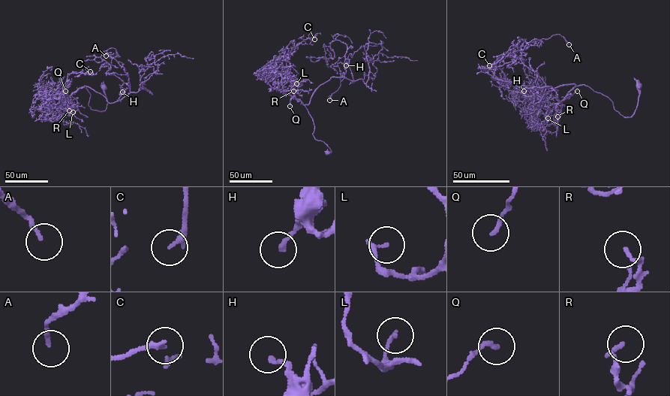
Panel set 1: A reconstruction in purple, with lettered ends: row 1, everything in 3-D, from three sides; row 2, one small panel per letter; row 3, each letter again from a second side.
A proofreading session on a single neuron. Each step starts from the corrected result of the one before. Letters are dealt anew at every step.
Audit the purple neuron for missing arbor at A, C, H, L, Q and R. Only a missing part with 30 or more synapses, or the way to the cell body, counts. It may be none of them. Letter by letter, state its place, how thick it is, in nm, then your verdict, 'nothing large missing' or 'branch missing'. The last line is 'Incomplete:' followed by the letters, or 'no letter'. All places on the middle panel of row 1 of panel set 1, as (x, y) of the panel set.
A: at (329, 100); 160 nm thick; nothing large missing
C: at (314, 39); 220 nm thick; nothing large missing
H: at (346, 65); 170 nm thick; nothing large missing
L: at (296, 83); 140 nm thick; nothing large missing
Q: at (289, 106); 160 nm thick; nothing large missing
R: at (293, 91); 130 nm thick; nothing large missing
Incomplete: no letter

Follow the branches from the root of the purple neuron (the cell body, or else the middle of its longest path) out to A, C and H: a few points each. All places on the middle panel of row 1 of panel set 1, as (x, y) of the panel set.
A: (327, 152), (312, 134), (304, 105), (331, 77), (353, 82), (347, 62), (337, 64), (343, 76), (329, 100)
C: (327, 152), (330, 149), (312, 134), (312, 118), (295, 97), (289, 73), (292, 49), (316, 34), (314, 39)
H: (327, 152), (330, 149), (312, 134), (314, 124), (304, 105), (319, 86), (344, 76), (346, 65)

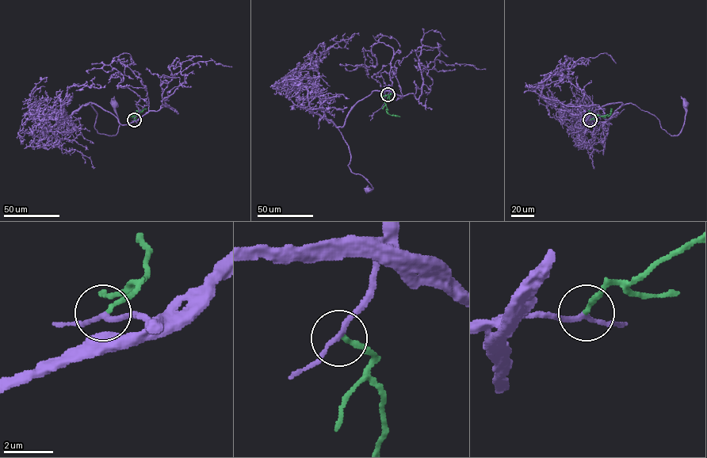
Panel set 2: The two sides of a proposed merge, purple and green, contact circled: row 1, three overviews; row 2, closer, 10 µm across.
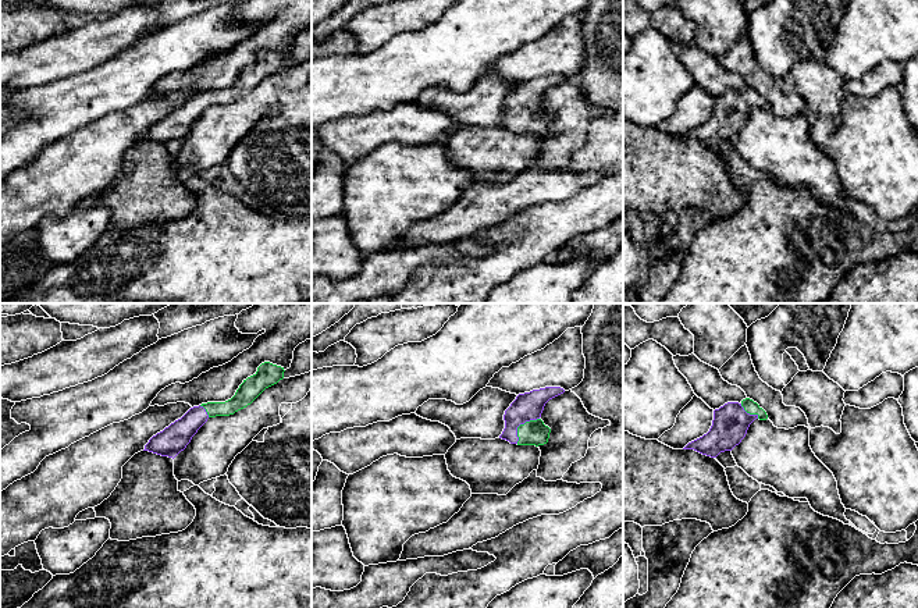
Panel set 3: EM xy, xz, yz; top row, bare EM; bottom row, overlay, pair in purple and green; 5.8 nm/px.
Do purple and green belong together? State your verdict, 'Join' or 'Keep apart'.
Join

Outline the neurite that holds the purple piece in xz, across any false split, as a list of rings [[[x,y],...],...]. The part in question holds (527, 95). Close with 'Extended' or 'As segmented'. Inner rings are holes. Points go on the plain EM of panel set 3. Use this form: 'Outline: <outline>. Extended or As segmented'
Outline: [[[545,75],[519,82],[505,99],[505,117],[499,127],[517,134],[544,134],[551,117],[540,107],[545,92],[563,82],[561,75]]]. Extended

